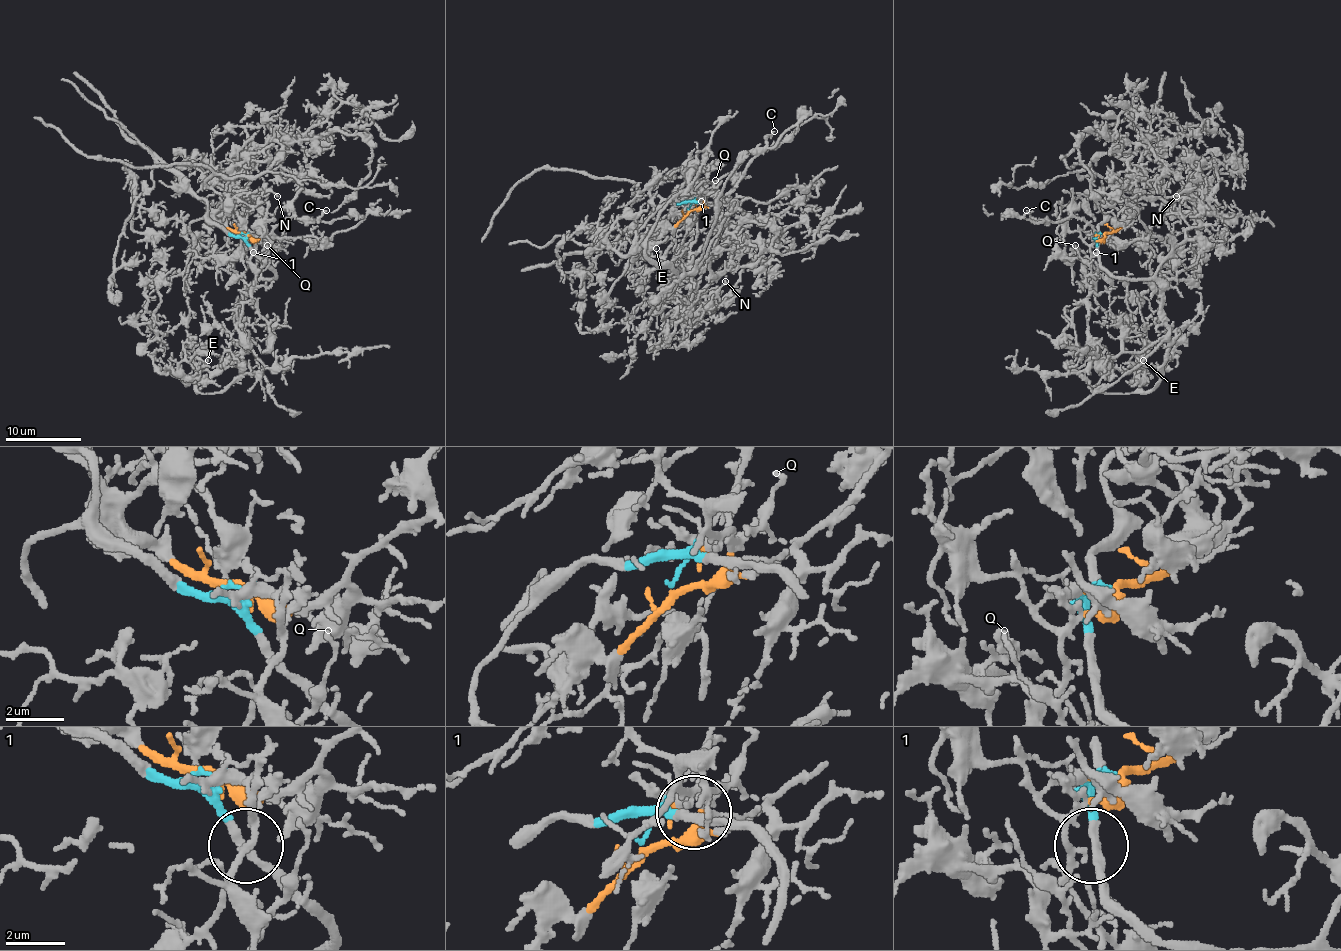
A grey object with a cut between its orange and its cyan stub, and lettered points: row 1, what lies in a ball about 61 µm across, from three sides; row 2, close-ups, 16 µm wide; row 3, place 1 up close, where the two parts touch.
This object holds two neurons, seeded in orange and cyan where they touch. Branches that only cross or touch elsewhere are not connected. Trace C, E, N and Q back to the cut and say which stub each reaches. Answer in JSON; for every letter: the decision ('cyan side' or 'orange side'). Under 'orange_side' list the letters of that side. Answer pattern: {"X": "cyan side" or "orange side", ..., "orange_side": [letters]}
{"C": "orange side", "E": "cyan side", "N": "orange side", "Q": "orange side", "orange_side": ["C", "N", "Q"]}

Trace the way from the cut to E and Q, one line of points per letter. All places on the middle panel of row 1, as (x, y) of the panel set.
E: (688, 209), (705, 201), (720, 211), (713, 254), (681, 275), (645, 254), (647, 245), (656, 249)
Q: (688, 211), (694, 211), (703, 201), (703, 196), (698, 192), (707, 196), (716, 183), (715, 181)

